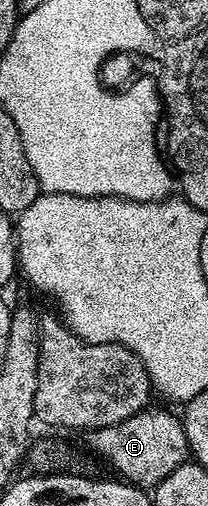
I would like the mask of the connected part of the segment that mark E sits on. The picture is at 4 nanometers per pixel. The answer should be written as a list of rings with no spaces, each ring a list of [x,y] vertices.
[[[148,406],[119,424],[86,433],[87,444],[112,468],[116,477],[144,490],[154,490],[177,466],[188,463],[189,449],[183,421],[163,408]]]

